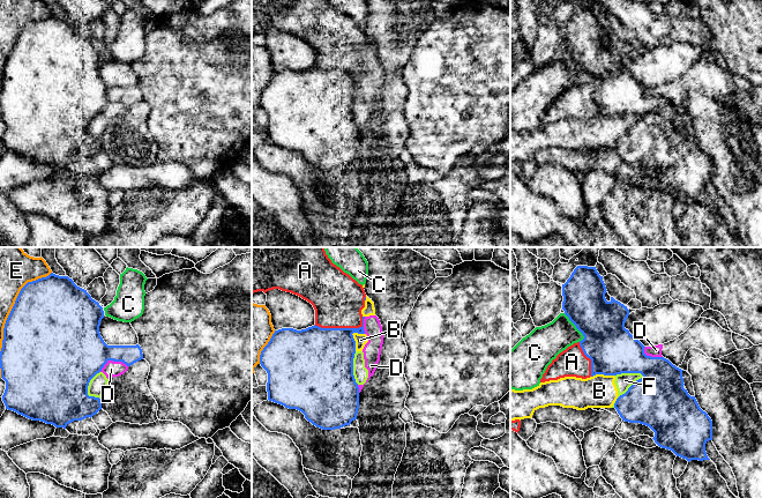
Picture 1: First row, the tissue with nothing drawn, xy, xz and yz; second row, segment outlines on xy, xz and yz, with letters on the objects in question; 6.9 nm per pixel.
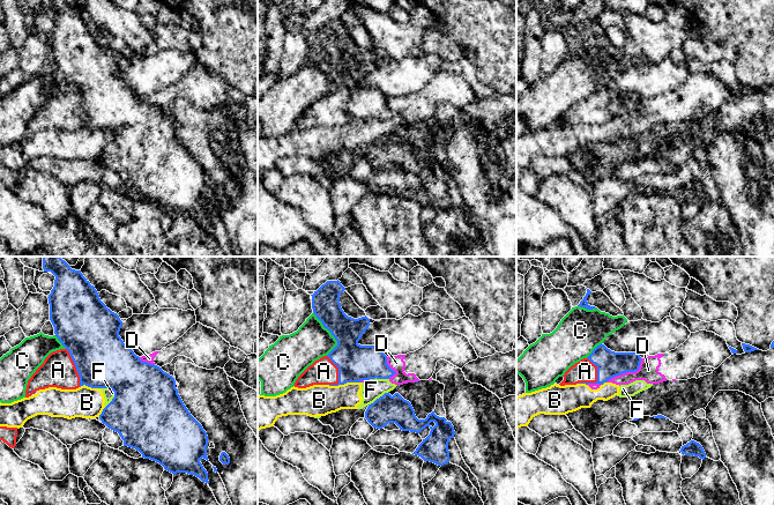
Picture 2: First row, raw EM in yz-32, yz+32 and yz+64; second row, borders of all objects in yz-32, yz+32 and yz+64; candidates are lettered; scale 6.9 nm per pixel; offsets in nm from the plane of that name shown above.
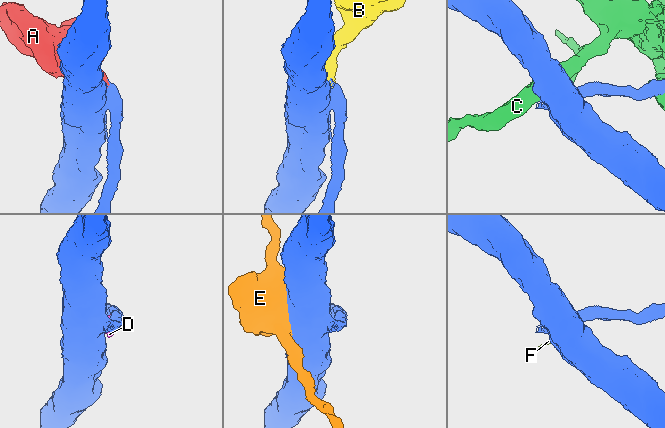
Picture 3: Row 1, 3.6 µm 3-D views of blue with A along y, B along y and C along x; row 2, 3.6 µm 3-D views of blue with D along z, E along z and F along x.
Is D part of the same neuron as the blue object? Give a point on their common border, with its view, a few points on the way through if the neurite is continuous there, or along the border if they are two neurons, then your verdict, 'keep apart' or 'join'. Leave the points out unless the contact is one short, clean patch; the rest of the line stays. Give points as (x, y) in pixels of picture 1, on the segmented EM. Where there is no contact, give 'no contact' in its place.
meets blue in xy at (112, 359); keep apart

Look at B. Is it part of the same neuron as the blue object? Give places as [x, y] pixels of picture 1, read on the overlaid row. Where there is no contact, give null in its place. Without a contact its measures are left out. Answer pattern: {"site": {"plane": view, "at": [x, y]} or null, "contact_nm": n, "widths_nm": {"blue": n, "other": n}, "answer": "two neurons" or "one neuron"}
{"site": {"plane": "xz", "at": [352, 336]}, "contact_nm": 140, "widths_nm": {"blue": 420, "other": 80}, "answer": "two neurons"}

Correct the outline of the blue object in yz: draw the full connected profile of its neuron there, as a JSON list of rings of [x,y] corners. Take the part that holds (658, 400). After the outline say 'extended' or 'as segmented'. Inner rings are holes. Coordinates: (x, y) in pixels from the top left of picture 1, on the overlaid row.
[[[577,266],[562,284],[562,310],[584,339],[560,352],[547,366],[540,382],[565,377],[587,379],[596,374],[641,373],[643,377],[614,403],[622,421],[649,426],[655,432],[652,439],[659,447],[672,451],[688,462],[710,460],[705,444],[712,440],[712,421],[700,408],[695,396],[690,396],[683,388],[683,370],[664,357],[644,354],[645,347],[625,328],[629,310],[613,297],[607,302],[606,291],[603,276],[596,267]]]; extended

